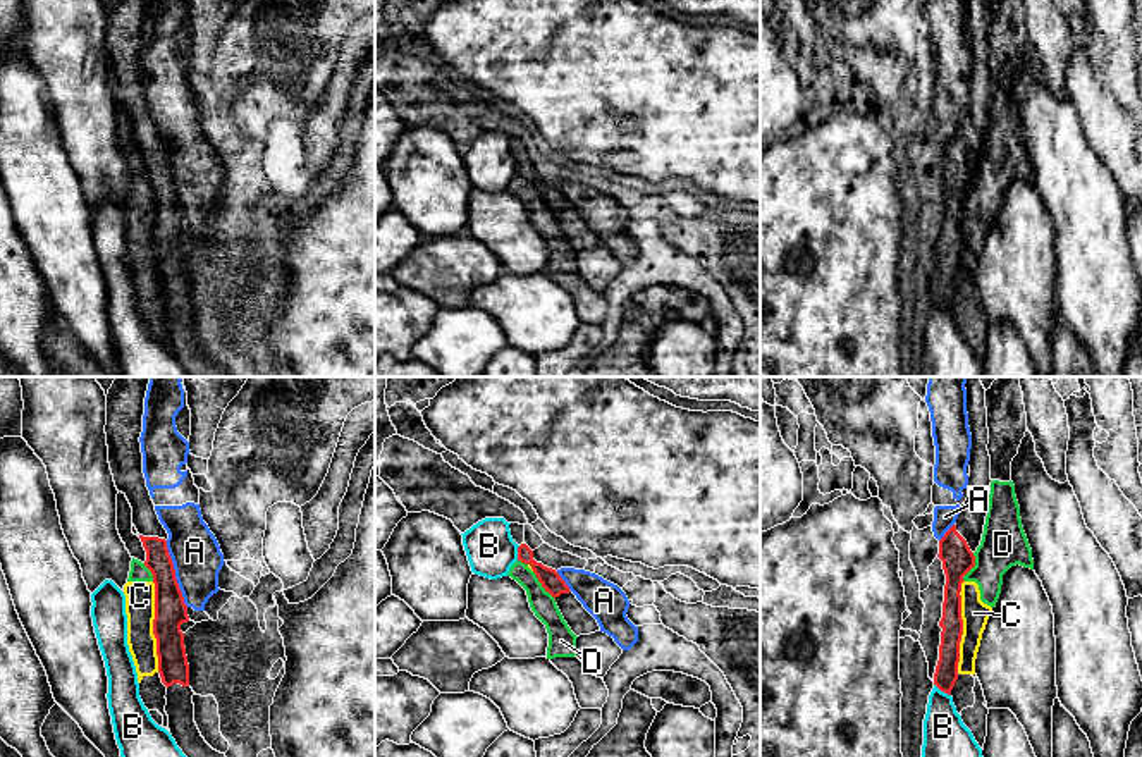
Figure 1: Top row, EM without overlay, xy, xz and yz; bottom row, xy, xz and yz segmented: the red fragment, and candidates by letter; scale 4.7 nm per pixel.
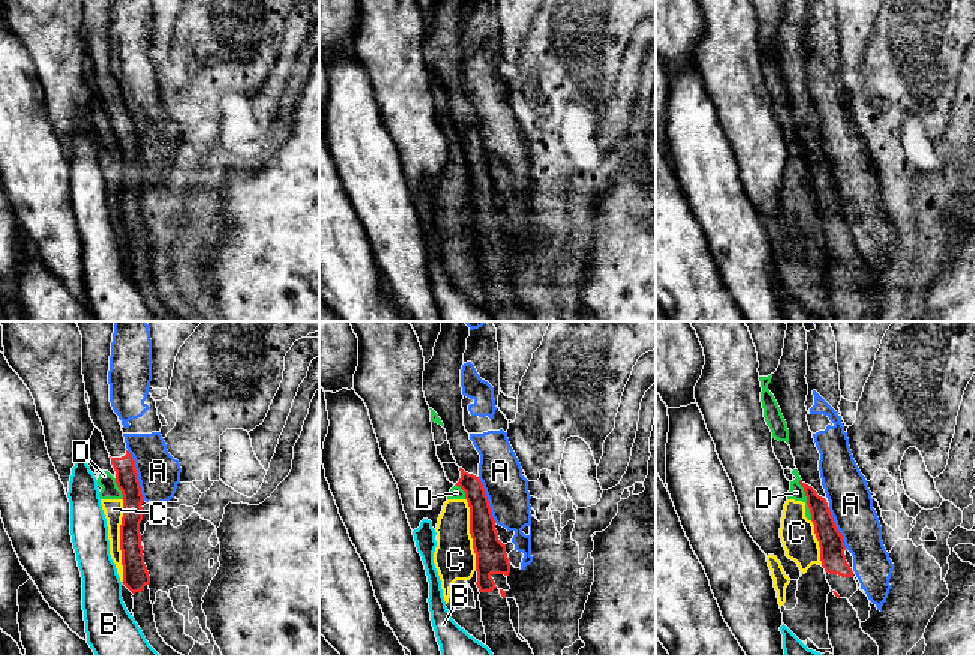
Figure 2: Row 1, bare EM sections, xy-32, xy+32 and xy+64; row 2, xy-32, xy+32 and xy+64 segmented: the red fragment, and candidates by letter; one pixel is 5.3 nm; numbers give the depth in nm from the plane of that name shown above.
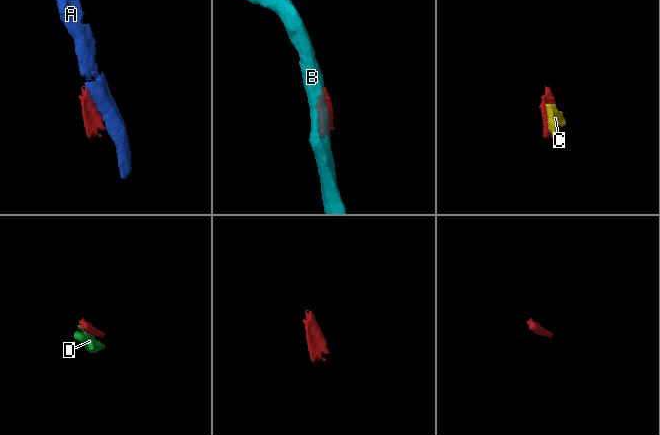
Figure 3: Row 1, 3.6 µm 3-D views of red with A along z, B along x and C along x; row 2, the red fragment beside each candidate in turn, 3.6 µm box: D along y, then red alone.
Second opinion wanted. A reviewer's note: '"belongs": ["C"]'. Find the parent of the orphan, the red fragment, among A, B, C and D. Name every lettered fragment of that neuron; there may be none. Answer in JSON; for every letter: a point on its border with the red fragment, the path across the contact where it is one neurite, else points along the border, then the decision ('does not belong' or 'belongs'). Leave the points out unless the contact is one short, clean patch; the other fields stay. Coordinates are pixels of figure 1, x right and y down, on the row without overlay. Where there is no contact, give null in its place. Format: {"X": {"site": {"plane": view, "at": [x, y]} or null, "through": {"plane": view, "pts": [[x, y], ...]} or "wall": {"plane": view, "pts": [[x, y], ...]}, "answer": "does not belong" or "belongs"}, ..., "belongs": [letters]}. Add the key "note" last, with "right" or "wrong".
{"A": {"site": {"plane": "xy", "at": [174, 188]}, "answer": "does not belong"}, "B": {"site": {"plane": "yz", "at": [943, 305]}, "answer": "does not belong"}, "C": {"site": {"plane": "yz", "at": [962, 241]}, "answer": "does not belong"}, "D": {"site": {"plane": "xz", "at": [542, 200]}, "wall": {"plane": "xz", "pts": [[532, 186], [554, 214]]}, "answer": "does not belong"}, "belongs": [], "note": "wrong"}

